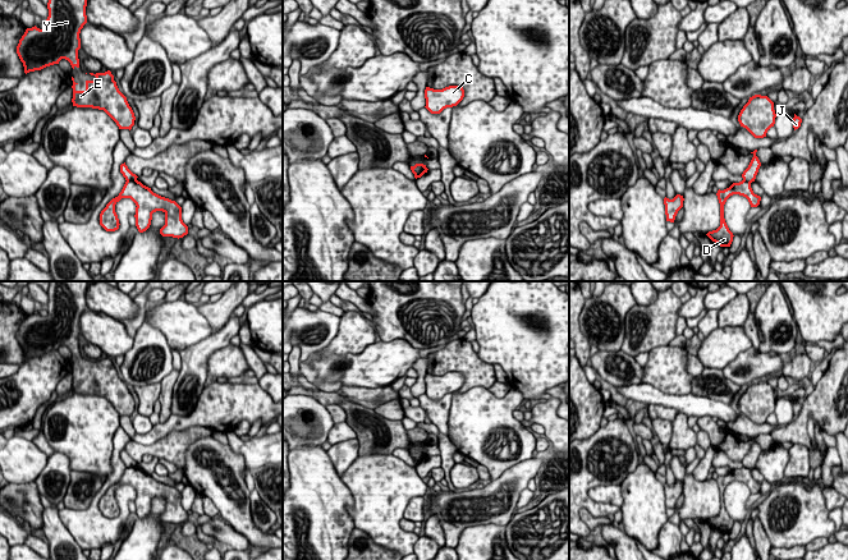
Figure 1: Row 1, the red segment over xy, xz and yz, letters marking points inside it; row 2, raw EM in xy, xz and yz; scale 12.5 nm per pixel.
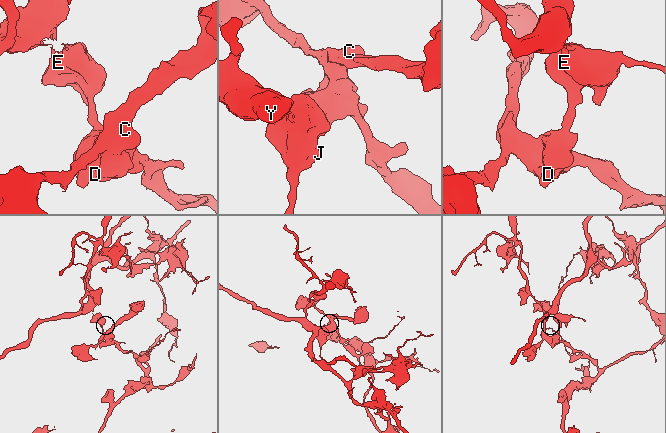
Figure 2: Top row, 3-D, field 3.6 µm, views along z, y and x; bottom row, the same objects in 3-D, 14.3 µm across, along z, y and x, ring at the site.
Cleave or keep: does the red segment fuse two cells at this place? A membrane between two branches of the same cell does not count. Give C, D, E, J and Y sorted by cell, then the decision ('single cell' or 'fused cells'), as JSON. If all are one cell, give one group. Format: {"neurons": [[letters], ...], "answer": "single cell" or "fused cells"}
{"neurons": [["C", "D"], ["E", "J", "Y"]], "answer": "fused cells"}

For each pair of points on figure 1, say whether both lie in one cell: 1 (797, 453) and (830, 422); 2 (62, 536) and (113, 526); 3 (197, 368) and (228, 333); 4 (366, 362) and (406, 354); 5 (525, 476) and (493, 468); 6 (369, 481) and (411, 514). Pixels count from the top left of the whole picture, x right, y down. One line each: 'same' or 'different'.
1: different
2: different
3: same
4: same
5: different
6: different

